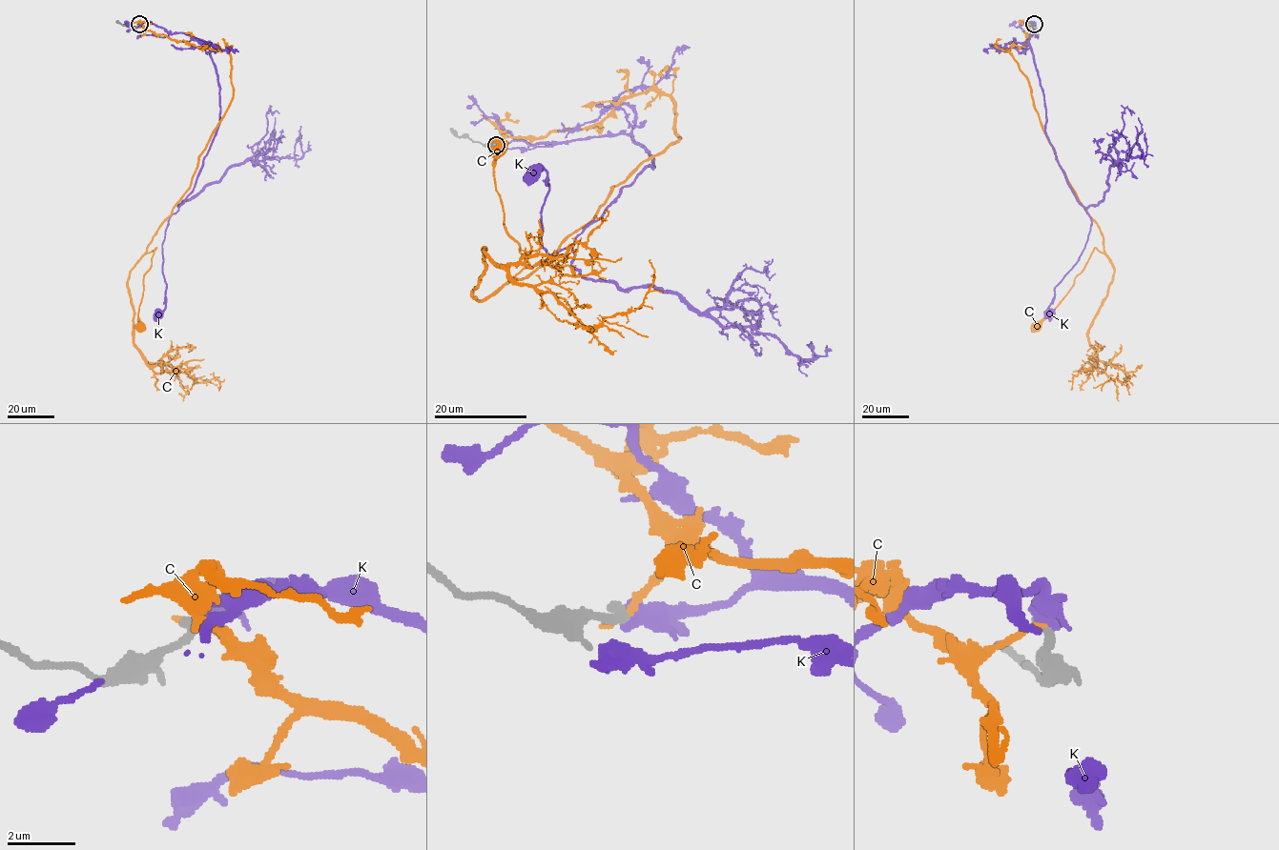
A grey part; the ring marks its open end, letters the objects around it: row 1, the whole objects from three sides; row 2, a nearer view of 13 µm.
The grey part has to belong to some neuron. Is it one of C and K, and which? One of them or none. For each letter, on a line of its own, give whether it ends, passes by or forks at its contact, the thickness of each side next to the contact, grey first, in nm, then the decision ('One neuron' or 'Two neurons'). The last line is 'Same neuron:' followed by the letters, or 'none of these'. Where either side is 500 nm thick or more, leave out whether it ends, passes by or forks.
C: It ends there. Thickness 320 nm (grey) against 220 nm. Two neurons
K: Thickness 320 nm (grey) against 500 nm. One neuron
Same neuron: K

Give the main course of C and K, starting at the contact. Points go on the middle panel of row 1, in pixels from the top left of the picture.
C: (494, 145), (592, 127), (649, 91), (673, 100), (679, 138), (510, 281), (529, 264), (504, 225), (498, 148)
K: (496, 145), (622, 133), (653, 163), (623, 188), (573, 248), (552, 255), (541, 245), (546, 172), (531, 172)

